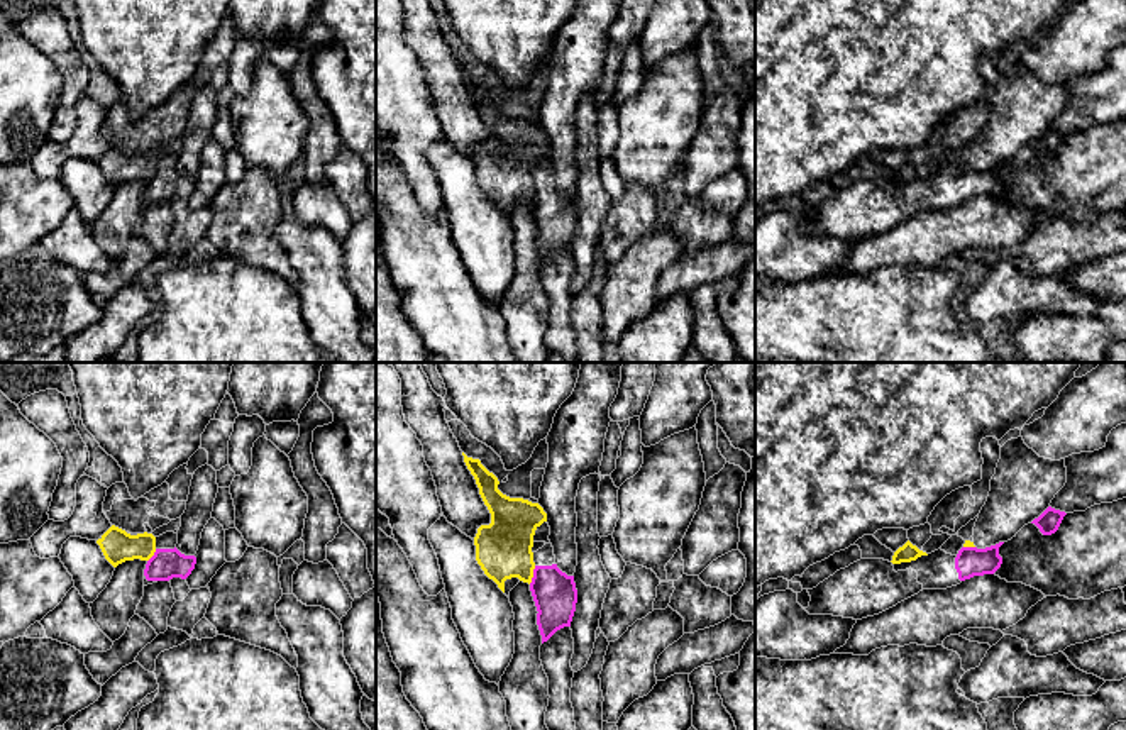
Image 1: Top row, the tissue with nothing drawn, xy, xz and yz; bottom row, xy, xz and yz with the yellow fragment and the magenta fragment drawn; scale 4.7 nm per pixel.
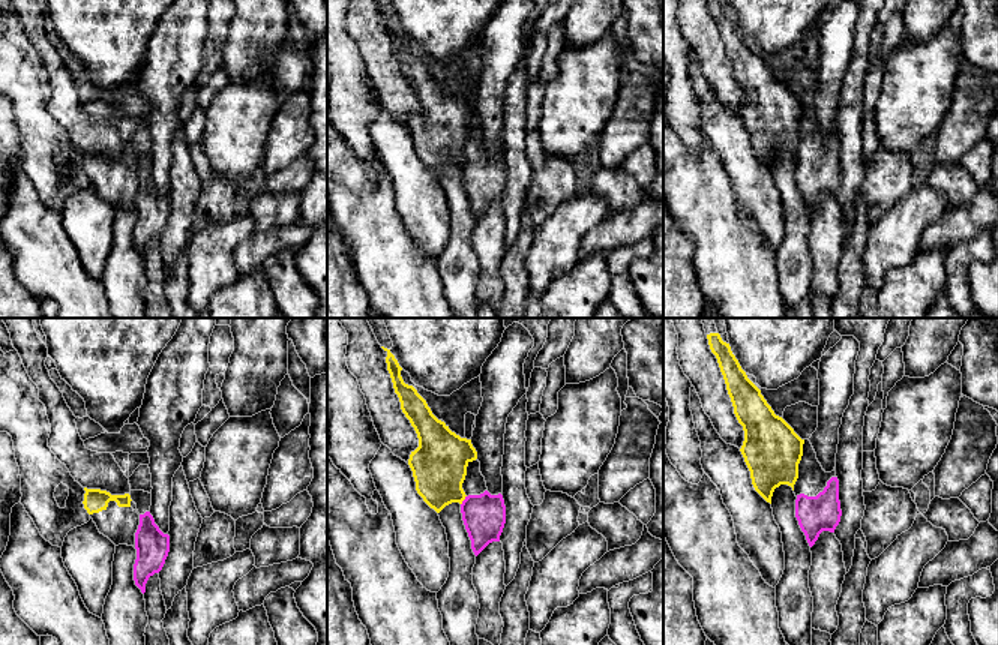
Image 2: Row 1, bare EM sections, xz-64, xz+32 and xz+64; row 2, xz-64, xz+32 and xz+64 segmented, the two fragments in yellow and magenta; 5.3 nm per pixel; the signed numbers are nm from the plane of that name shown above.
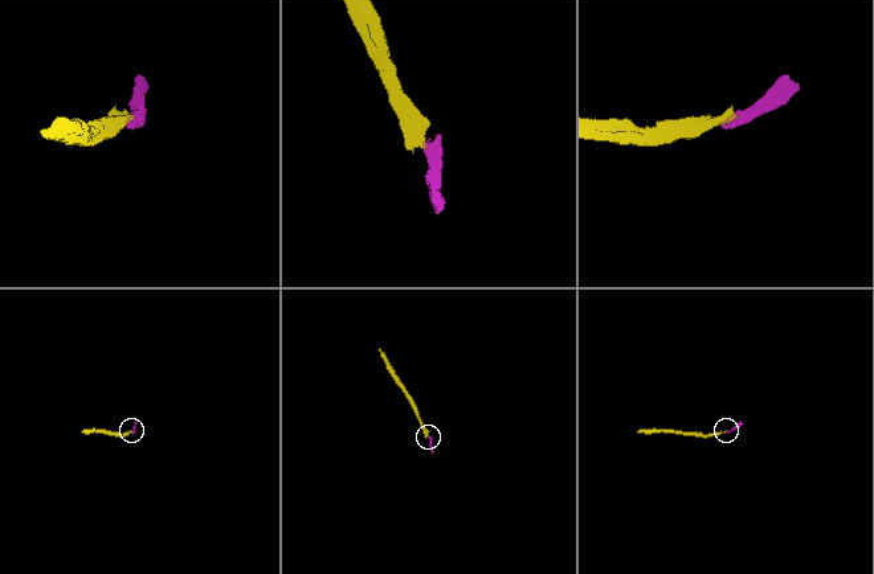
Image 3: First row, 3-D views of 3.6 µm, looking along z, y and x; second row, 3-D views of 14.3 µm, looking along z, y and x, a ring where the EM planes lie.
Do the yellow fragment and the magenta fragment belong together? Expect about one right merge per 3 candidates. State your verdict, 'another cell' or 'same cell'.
another cell

